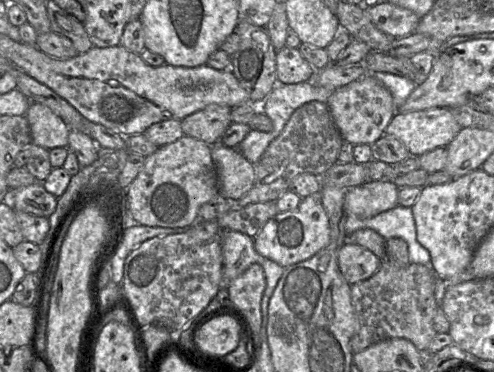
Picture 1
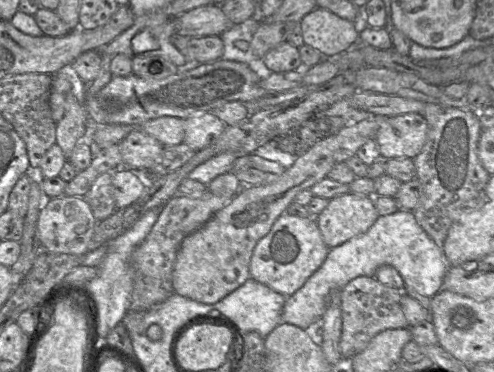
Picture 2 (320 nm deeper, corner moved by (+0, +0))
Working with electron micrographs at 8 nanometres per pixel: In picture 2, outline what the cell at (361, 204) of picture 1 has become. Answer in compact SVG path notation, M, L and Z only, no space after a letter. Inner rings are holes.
M349 192L329 200L316 220L323 241L329 249L369 230L379 218L374 197Z

